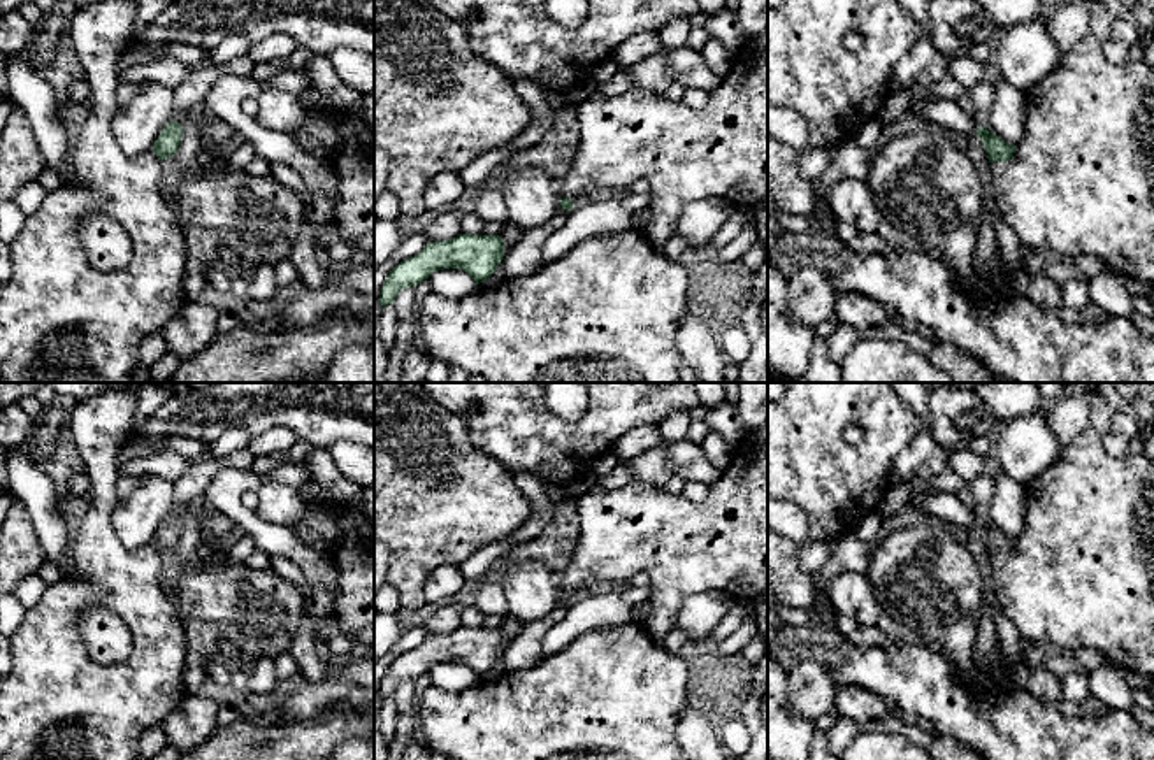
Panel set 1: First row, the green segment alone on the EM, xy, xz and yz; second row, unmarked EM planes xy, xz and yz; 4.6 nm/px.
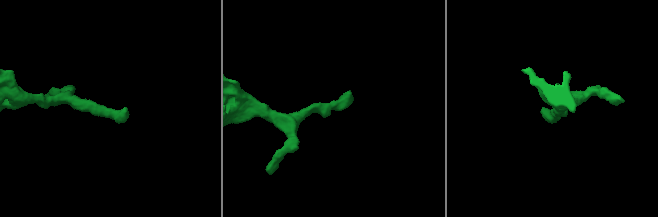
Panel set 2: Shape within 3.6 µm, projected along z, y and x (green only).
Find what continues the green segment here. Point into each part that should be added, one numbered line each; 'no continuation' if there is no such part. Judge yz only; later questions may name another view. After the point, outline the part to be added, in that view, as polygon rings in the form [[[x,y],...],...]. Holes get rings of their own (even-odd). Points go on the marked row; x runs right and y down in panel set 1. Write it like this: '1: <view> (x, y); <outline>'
1: yz (944, 113); [[[924,98],[910,111],[920,114],[929,123],[956,133],[973,135],[978,130],[978,121],[975,119],[973,111],[961,107],[957,100]]]

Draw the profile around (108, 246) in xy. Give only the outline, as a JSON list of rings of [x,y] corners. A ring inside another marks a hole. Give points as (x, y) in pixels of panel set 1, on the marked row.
[[[91,212],[81,219],[79,240],[88,262],[100,272],[116,272],[130,263],[132,240],[128,233],[104,212]]]

